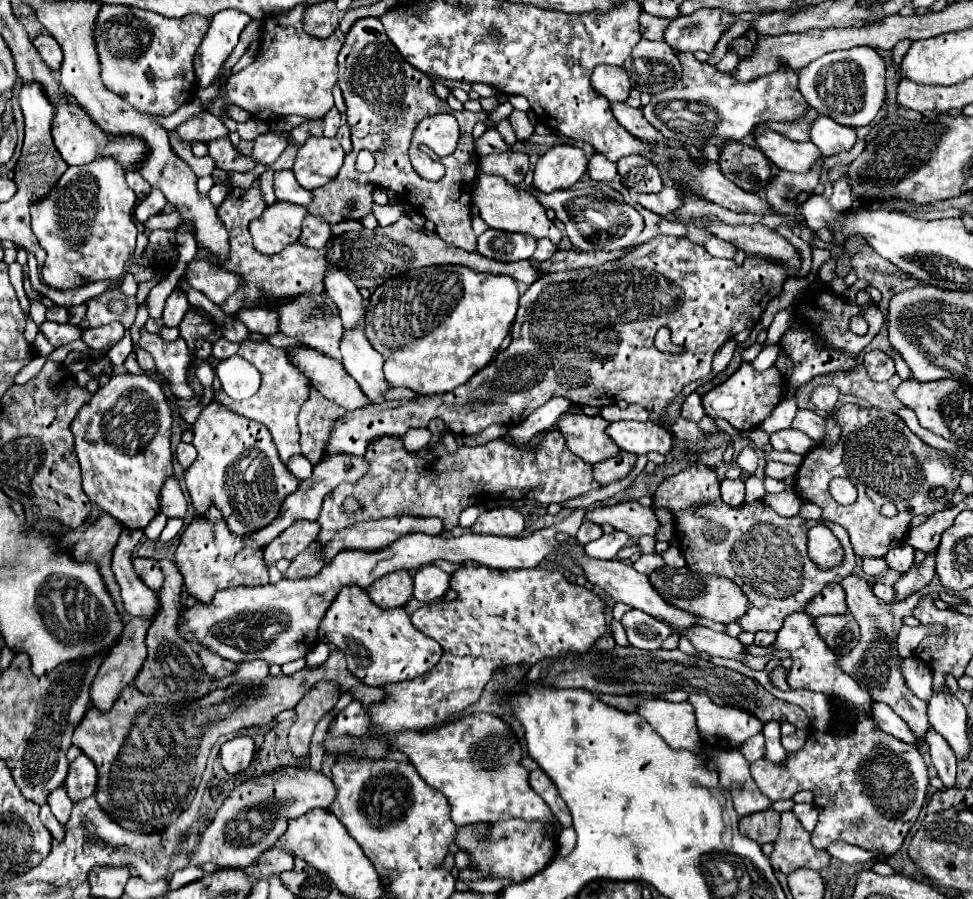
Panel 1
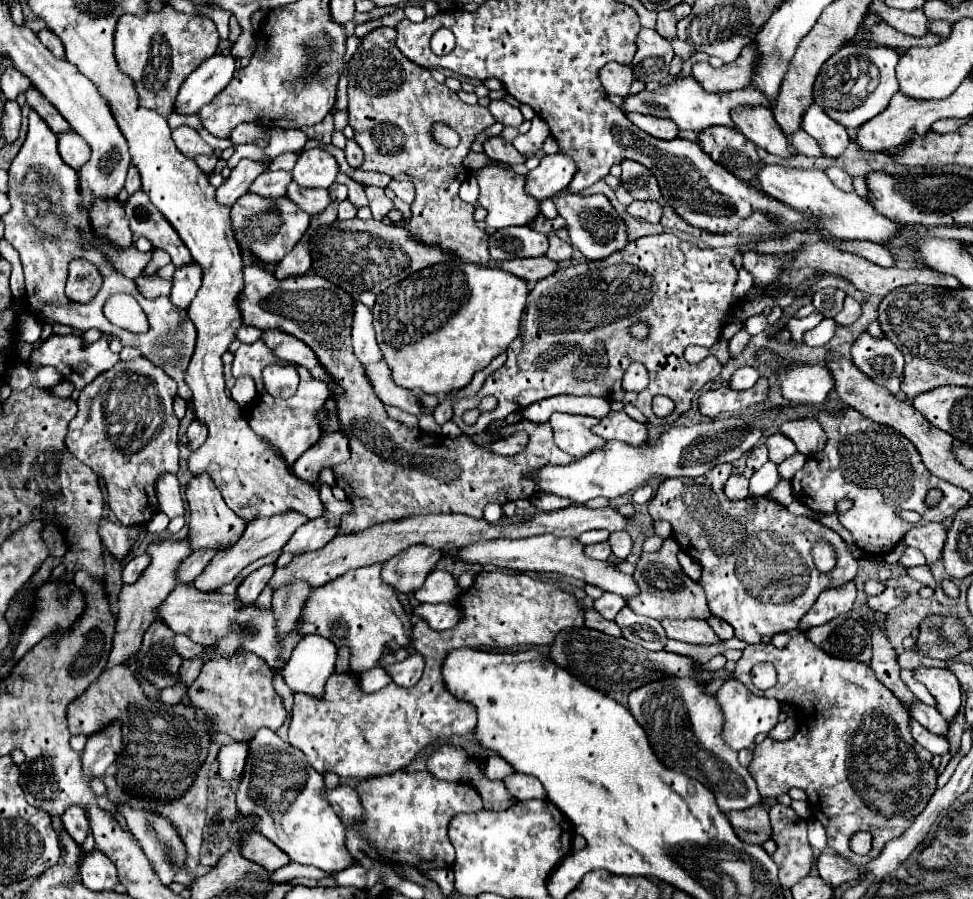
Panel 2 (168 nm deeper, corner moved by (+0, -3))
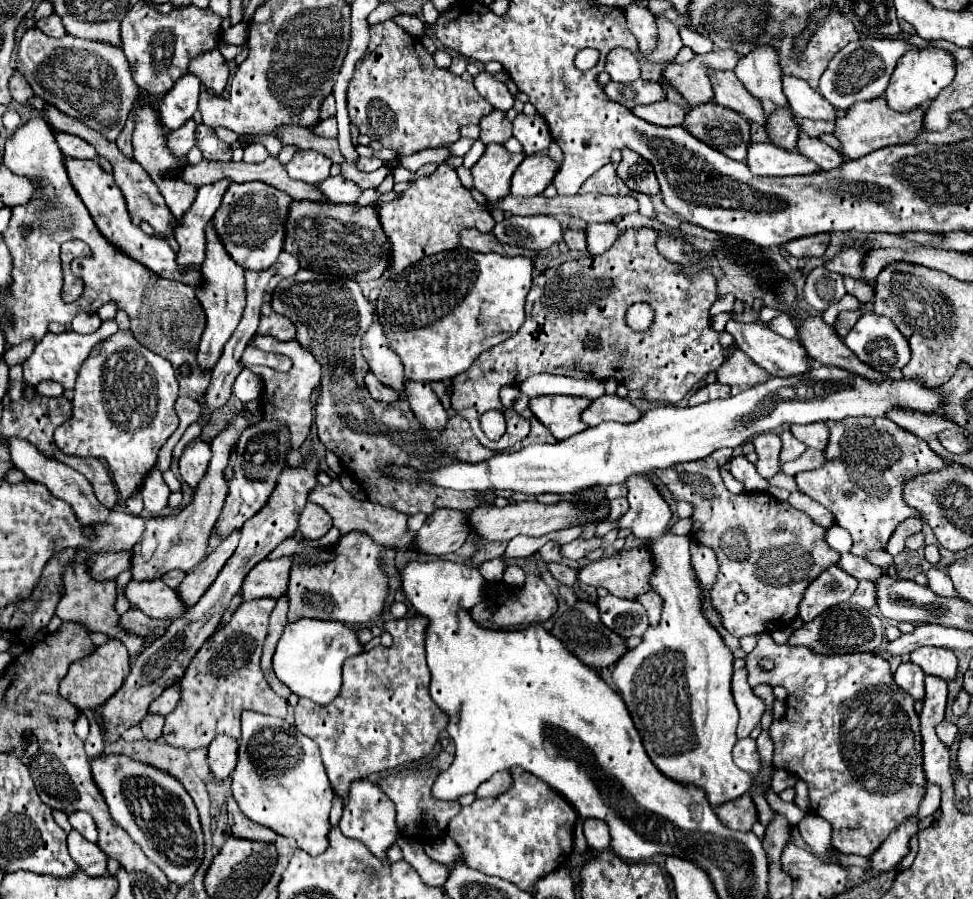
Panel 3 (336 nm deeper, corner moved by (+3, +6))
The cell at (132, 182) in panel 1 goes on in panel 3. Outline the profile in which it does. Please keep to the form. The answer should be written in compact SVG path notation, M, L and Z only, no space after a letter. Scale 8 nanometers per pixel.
M130 115L130 119L126 121L126 127L122 129L120 137L116 139L118 149L124 153L124 157L130 157L130 159L134 159L134 155L132 155L132 131L134 131L134 125L132 125L132 115Z

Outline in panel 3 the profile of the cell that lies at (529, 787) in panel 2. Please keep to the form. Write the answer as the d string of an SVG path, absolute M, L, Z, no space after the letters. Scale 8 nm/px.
M502 771L502 773L494 773L494 777L490 777L490 781L484 781L478 791L476 797L498 797L502 795L506 789L510 789L510 783L514 783L514 779L510 777L510 771Z

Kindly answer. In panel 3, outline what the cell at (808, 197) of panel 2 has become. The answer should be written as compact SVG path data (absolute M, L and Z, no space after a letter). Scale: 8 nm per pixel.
M752 143L748 149L746 165L754 175L768 177L792 177L820 171L820 167L814 165L814 161L810 161L808 157L768 143Z

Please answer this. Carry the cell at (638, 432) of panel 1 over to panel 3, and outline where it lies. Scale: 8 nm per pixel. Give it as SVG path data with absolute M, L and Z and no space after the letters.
M602 395L596 401L592 401L592 405L582 413L582 421L594 427L602 421L616 421L616 423L638 421L640 415L642 413L626 399L618 395Z

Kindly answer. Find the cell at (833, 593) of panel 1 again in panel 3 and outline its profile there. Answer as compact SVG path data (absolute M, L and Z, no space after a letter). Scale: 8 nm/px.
M836 565L826 569L818 581L812 581L810 587L804 593L804 599L800 603L800 619L812 621L822 611L826 611L832 605L844 603L854 595L854 589L858 587L858 581L850 577L844 569L838 569Z

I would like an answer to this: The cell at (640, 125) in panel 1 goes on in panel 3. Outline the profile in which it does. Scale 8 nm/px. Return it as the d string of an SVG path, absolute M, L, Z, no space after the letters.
M658 101L658 103L650 103L650 105L638 105L632 109L636 113L636 117L652 123L652 125L660 125L660 127L674 127L674 125L682 125L686 113L682 107L678 107L672 101Z

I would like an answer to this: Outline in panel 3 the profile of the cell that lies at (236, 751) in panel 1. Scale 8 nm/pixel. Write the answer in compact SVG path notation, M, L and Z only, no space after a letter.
M214 737L214 741L208 747L208 761L210 761L210 771L218 779L230 777L236 765L236 753L238 753L238 741L234 737Z

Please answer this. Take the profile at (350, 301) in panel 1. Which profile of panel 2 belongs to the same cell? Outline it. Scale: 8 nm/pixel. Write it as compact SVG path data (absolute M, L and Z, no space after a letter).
M357 300L355 306L355 320L353 320L353 348L355 356L363 366L383 362L383 352L375 340L375 330L373 330L373 316L371 310Z

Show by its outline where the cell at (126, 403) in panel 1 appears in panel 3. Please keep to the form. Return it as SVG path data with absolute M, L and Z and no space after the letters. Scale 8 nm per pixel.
M118 331L110 339L94 347L90 357L82 365L74 387L72 415L64 425L56 429L54 441L66 455L104 459L120 491L120 497L126 501L142 489L144 477L156 465L158 451L178 427L178 415L174 411L176 397L178 397L178 377L170 361L148 351L134 339L130 331Z

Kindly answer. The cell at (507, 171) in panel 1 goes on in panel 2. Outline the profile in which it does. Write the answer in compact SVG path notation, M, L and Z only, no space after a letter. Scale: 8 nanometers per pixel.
M491 136L485 140L483 144L485 148L485 154L491 156L493 160L499 160L499 162L505 162L505 164L523 164L525 162L525 156L519 154L511 142L503 140L501 136Z

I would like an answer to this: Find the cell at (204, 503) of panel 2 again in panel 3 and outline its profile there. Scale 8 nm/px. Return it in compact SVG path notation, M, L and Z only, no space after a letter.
M194 439L192 443L186 445L186 449L180 457L180 475L190 485L190 489L198 487L198 481L202 481L202 477L206 475L210 457L212 457L212 453L210 453L208 443Z

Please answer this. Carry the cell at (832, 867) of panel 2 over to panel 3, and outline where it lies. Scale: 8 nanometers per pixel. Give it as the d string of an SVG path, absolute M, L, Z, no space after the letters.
M810 813L808 817L804 817L802 823L798 825L798 831L800 831L802 839L804 839L806 845L812 849L814 855L826 857L828 851L832 849L832 845L830 845L832 829L830 829L830 825L828 825L822 817L818 817L816 813Z

